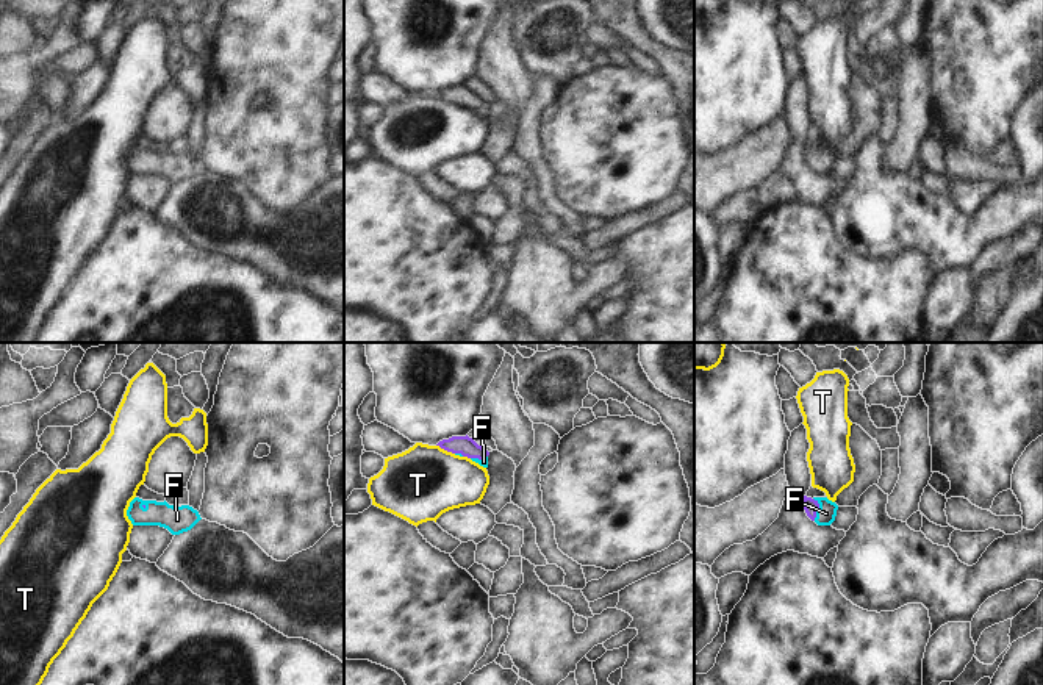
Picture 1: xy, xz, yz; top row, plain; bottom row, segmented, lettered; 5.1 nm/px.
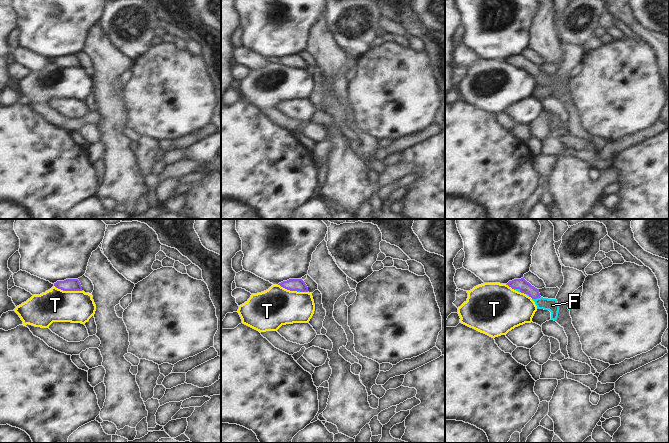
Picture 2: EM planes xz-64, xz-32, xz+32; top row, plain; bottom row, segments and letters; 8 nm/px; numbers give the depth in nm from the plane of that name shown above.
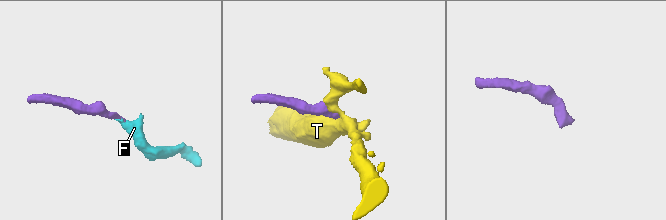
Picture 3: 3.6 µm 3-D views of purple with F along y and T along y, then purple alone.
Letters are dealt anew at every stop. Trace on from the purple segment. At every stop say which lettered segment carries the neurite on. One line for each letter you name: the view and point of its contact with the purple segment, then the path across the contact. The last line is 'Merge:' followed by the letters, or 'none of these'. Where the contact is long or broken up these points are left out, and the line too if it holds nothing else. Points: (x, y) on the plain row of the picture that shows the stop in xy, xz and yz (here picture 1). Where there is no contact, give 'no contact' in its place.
F: contact yz (818, 157); way yz (810, 155), (818, 157), (826, 163)
Merge: F

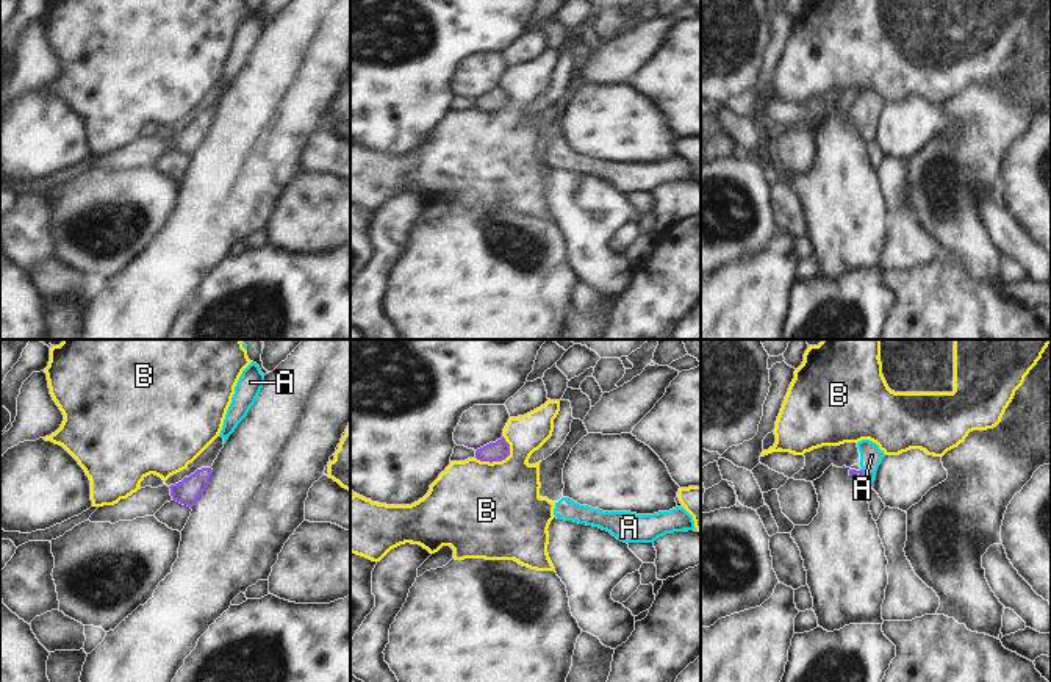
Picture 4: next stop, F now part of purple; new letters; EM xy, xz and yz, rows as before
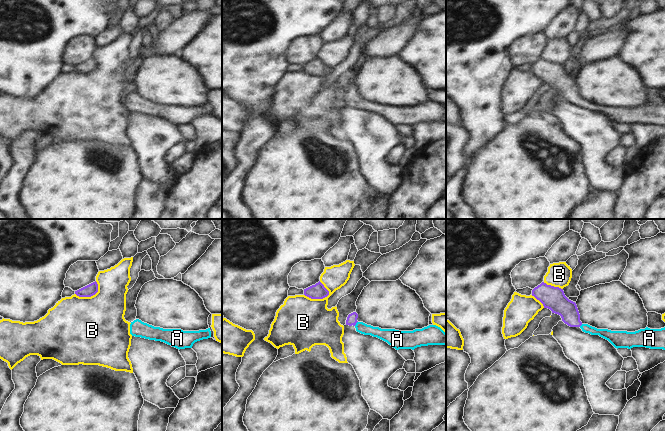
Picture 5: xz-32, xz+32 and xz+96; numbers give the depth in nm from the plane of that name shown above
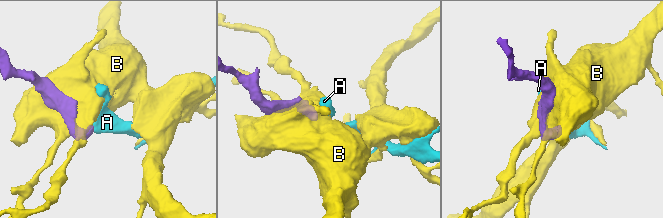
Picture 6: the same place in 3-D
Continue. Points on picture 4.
A: contact yz (864, 127); way yz (851, 121), (857, 121), (864, 127), (871, 105)
Merge: A

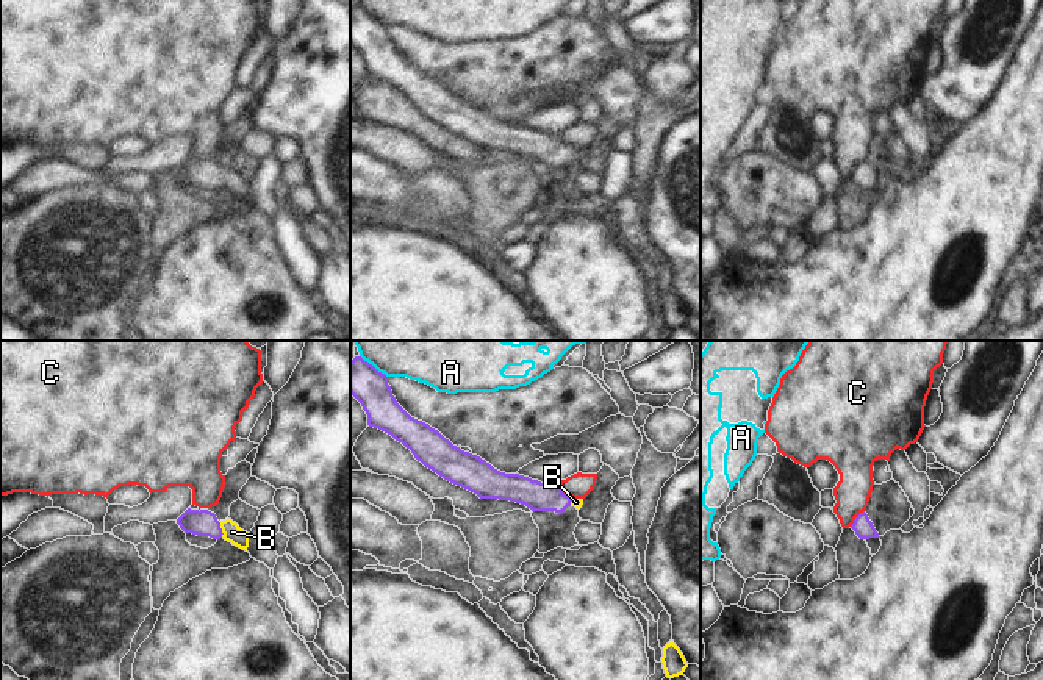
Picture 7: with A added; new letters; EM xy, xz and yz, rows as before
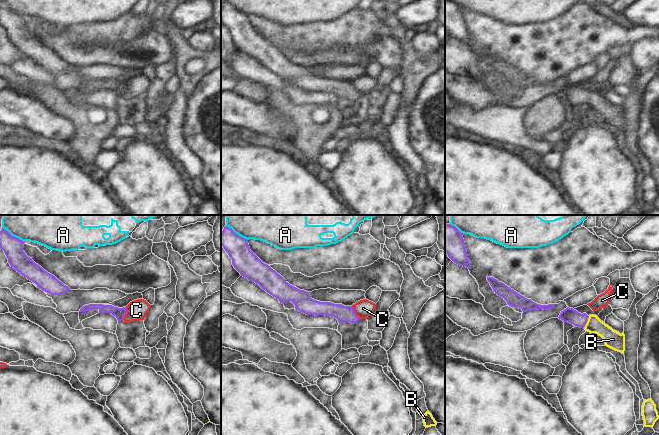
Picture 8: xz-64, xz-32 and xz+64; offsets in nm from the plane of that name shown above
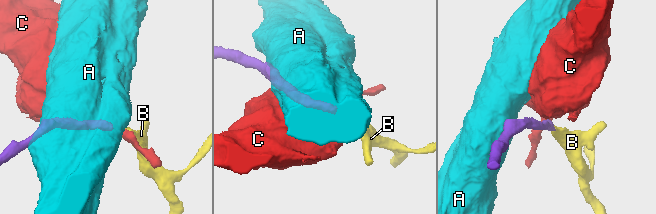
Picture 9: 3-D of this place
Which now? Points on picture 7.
B: contact xy (221, 180); way xy (204, 172), (221, 180), (232, 182)
Merge: B

